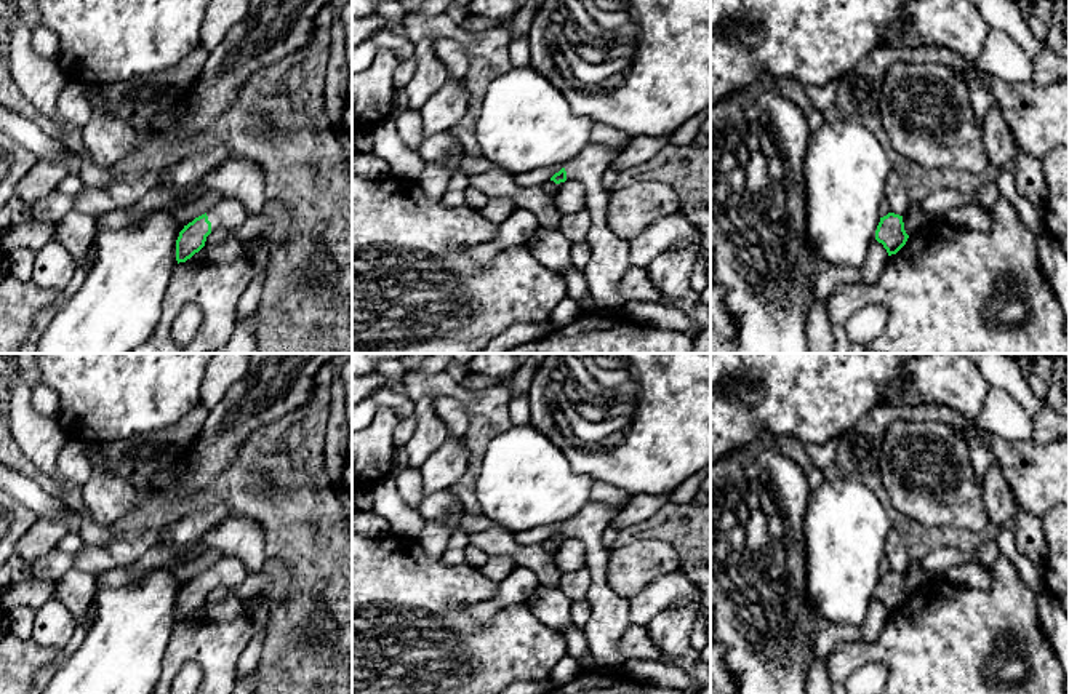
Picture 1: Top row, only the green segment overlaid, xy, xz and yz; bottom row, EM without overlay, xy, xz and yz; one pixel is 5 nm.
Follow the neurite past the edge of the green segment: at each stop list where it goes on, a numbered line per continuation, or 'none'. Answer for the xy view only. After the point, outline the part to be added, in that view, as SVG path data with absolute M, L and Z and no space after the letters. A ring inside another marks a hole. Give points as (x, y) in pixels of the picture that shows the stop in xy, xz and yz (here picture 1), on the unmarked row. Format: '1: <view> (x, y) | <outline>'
1: xy (229, 571) | M226 556L208 568L211 588L222 585L227 592L235 590L248 576L246 566L240 558Z

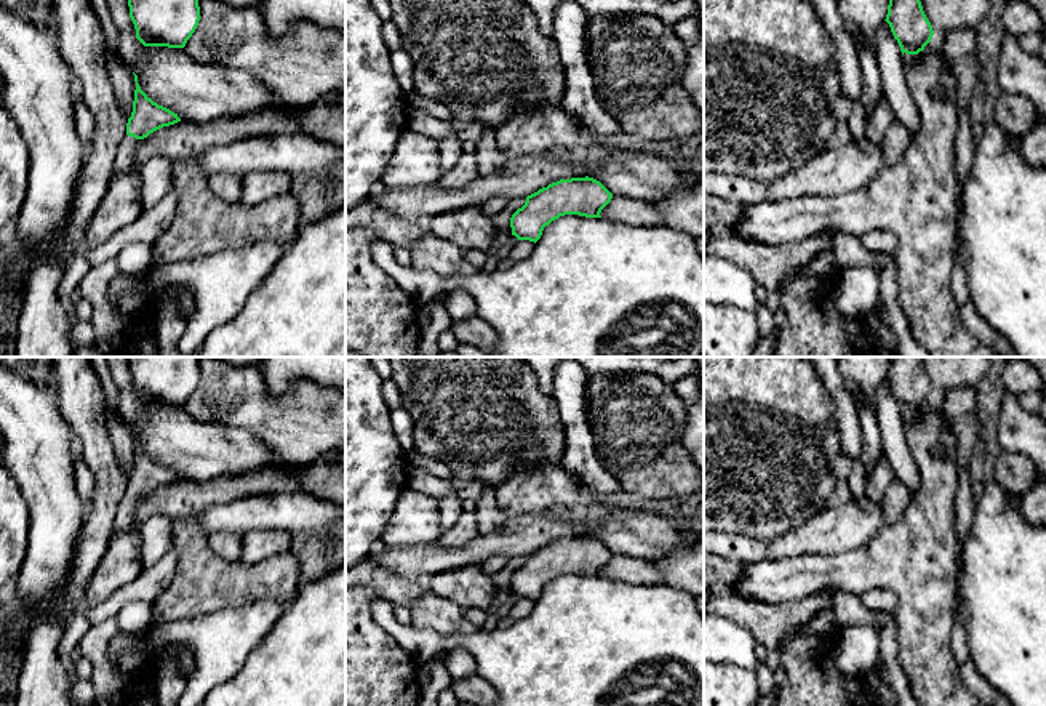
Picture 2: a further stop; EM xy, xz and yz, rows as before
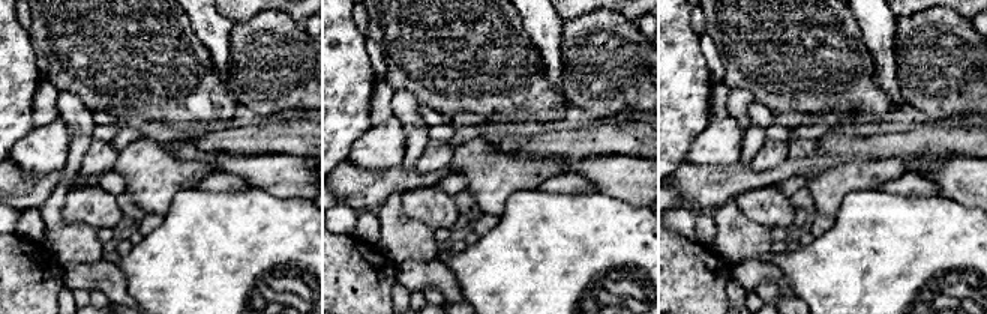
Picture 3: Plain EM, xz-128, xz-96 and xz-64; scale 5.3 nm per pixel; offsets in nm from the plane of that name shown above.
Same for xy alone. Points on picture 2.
1: xy (125, 519) | M128 493L123 496L123 499L117 507L117 515L114 520L114 533L138 528L138 523L136 523L138 506L139 506L139 498Z

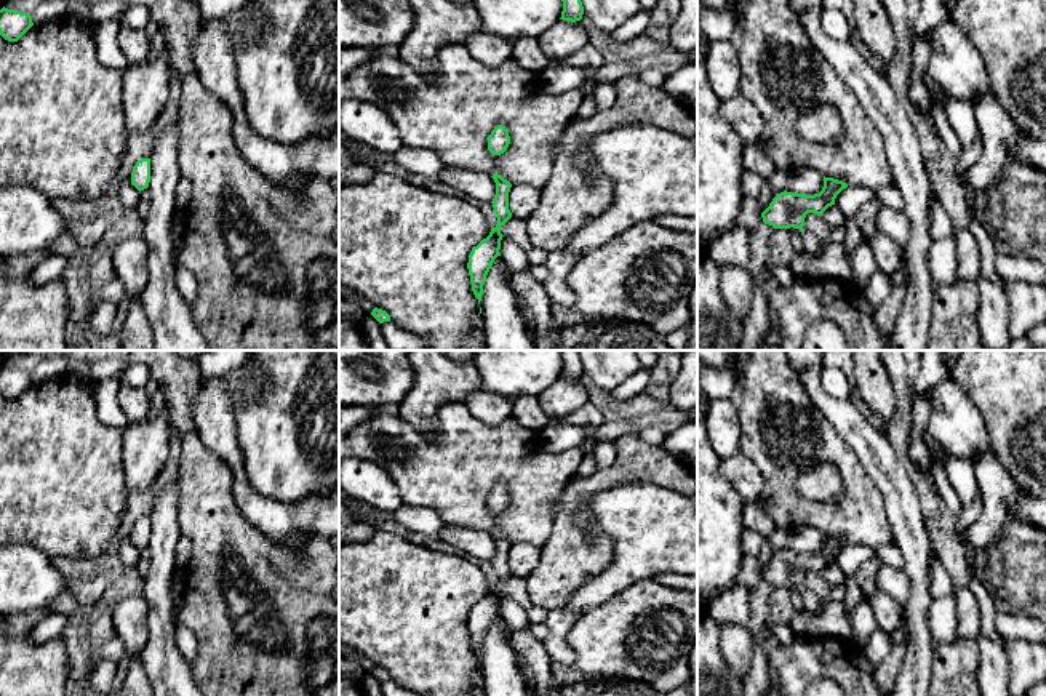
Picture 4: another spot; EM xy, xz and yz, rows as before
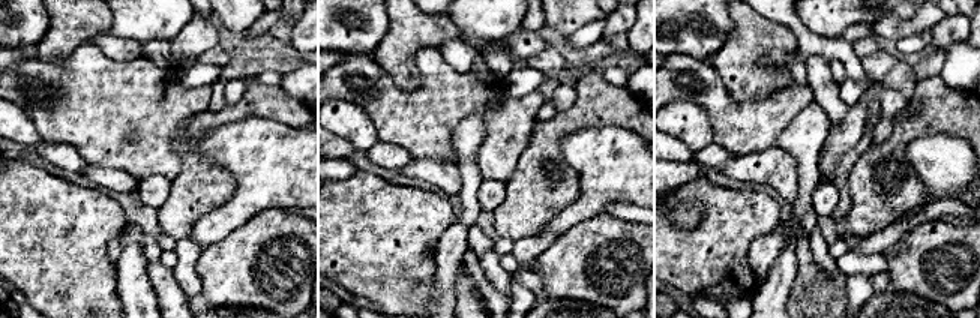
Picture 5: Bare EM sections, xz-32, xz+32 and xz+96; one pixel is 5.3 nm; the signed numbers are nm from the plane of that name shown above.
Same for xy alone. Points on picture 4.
none

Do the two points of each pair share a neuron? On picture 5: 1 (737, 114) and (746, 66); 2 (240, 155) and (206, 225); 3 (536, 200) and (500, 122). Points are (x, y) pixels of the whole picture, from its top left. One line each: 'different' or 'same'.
1: different
2: same
3: different

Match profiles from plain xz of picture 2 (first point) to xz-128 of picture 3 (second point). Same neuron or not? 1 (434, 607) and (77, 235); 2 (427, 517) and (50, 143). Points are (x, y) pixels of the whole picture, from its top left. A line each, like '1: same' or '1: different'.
1: same
2: same

